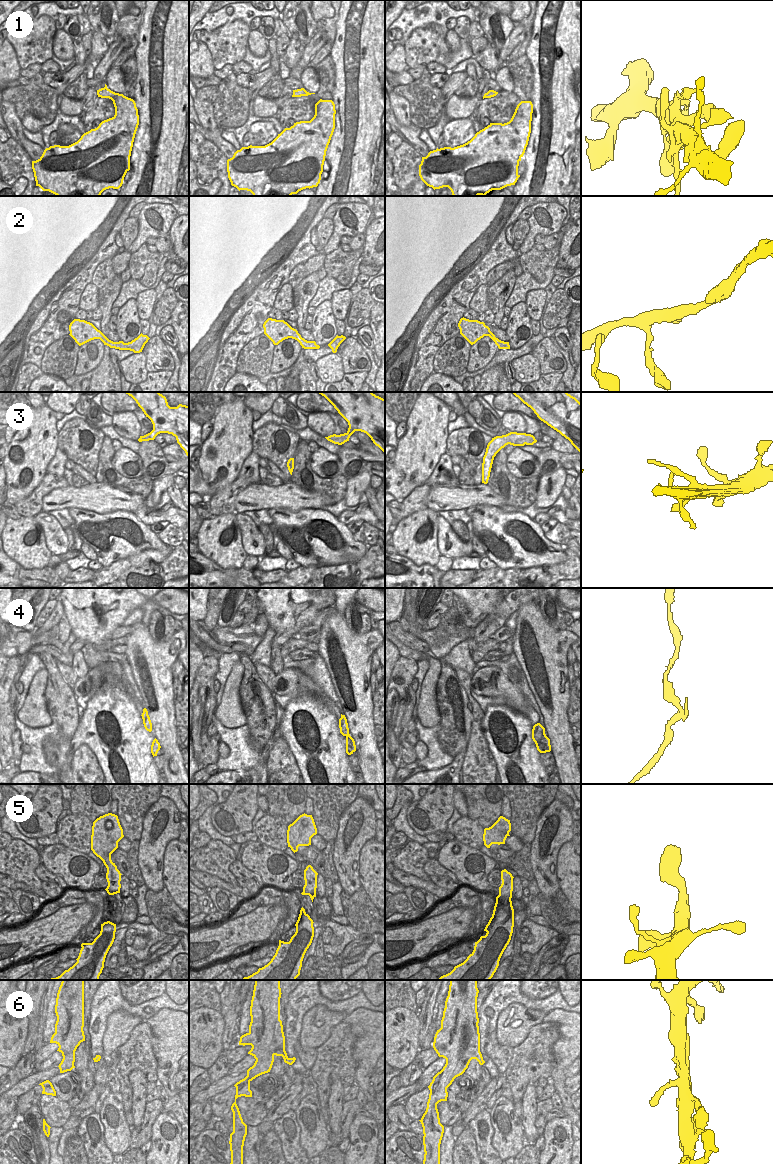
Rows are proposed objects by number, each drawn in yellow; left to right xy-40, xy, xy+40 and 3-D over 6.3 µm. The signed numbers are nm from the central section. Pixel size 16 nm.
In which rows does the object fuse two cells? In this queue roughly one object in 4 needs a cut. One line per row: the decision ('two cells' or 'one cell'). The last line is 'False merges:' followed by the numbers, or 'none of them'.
1: one cell
2: one cell
3: one cell
4: two cells
5: one cell
6: one cell
False merges: 4

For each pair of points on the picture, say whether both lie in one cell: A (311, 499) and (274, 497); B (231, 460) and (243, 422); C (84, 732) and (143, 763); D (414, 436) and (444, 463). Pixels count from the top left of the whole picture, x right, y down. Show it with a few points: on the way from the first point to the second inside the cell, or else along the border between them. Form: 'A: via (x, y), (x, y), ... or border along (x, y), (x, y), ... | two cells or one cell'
A: via (302, 499), (283, 497) | one cell
B: via (231, 451), (231, 439), (234, 431) | one cell
C: via (99, 710), (113, 712), (129, 741) | one cell
D: border along (445, 452), (433, 472), (426, 479) | two cells

